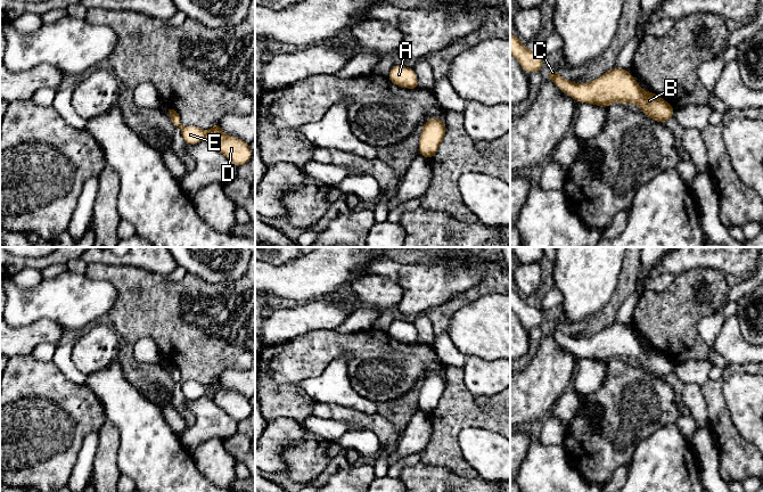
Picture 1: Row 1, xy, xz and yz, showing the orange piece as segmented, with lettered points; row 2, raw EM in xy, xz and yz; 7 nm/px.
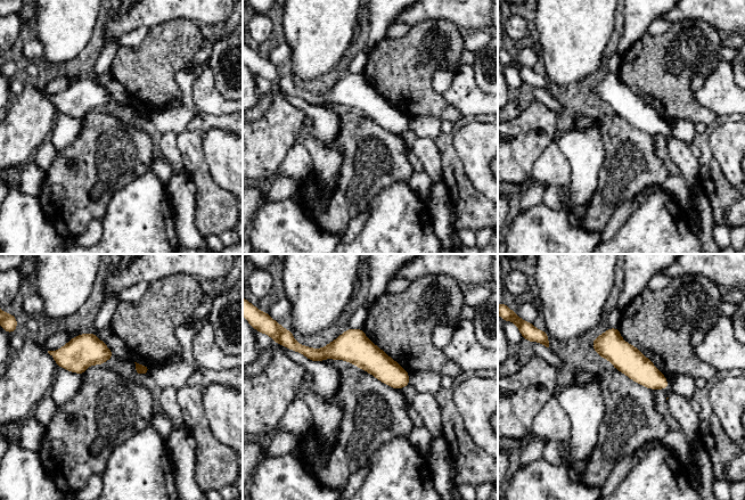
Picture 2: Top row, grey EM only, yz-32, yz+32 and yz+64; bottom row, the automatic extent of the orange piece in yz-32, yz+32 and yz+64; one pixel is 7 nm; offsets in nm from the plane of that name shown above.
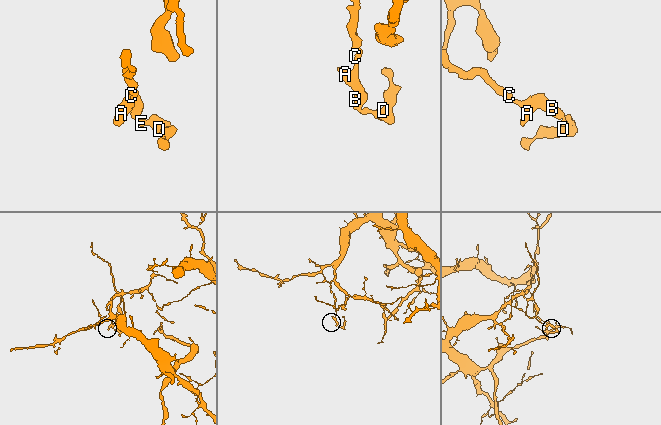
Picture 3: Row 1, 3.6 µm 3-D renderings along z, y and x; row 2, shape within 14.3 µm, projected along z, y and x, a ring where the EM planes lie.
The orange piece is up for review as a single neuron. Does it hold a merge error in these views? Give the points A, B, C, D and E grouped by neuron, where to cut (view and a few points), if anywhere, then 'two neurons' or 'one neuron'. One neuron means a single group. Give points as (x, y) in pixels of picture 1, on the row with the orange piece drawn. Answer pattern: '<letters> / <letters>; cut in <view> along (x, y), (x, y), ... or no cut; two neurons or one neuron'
A B C D E; no cut; one neuron

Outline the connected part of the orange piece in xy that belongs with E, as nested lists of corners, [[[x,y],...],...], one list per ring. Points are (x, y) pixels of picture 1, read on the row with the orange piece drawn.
[[[169,109],[169,113],[172,124],[181,131],[182,138],[187,145],[195,145],[198,141],[205,141],[212,138],[213,146],[237,167],[248,163],[252,158],[249,144],[223,133],[219,122],[210,130],[202,130],[192,125],[181,128],[179,113],[174,109]]]

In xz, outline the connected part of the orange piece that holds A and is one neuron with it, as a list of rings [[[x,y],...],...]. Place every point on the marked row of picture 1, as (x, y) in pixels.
[[[394,65],[388,74],[388,80],[401,88],[417,89],[419,88],[417,75],[413,68],[402,65]]]

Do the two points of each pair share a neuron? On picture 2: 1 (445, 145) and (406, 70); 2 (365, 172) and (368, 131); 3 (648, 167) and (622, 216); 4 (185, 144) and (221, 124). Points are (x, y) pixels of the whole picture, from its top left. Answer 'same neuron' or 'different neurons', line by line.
1: different neurons
2: same neuron
3: different neurons
4: same neuron

